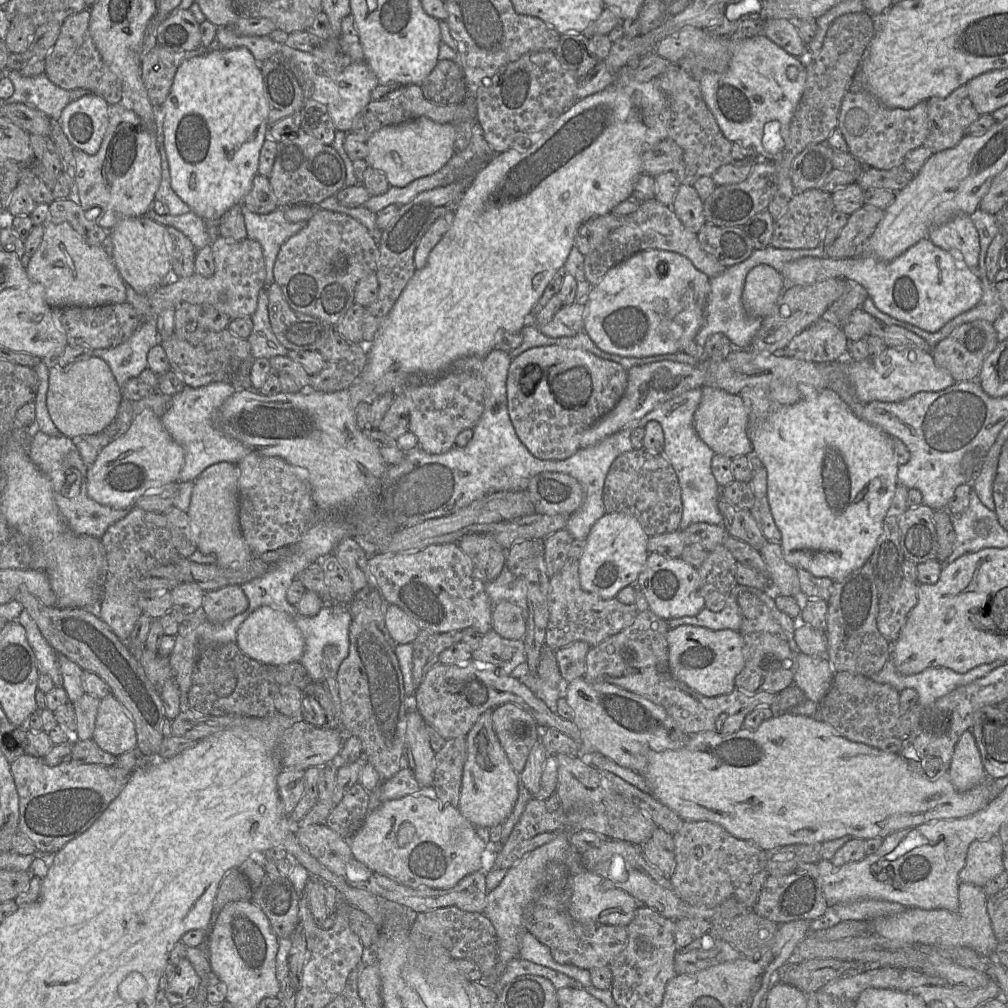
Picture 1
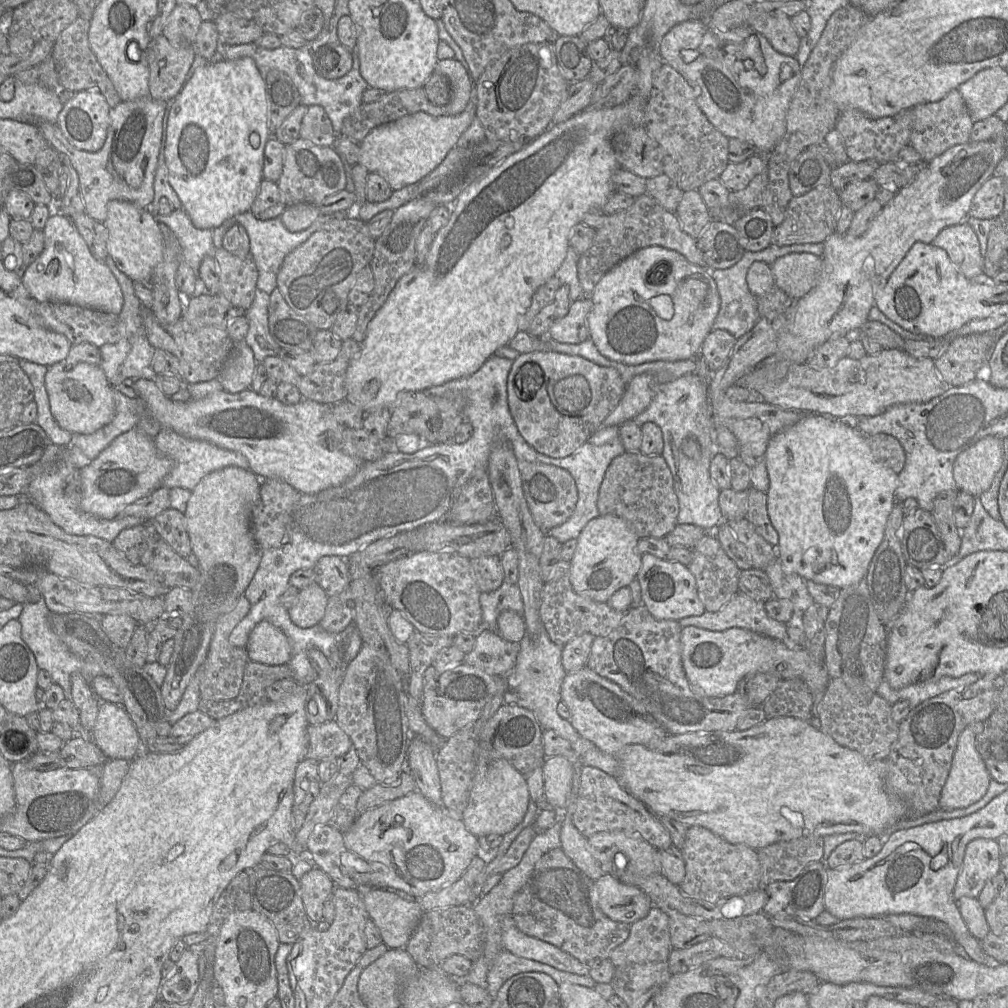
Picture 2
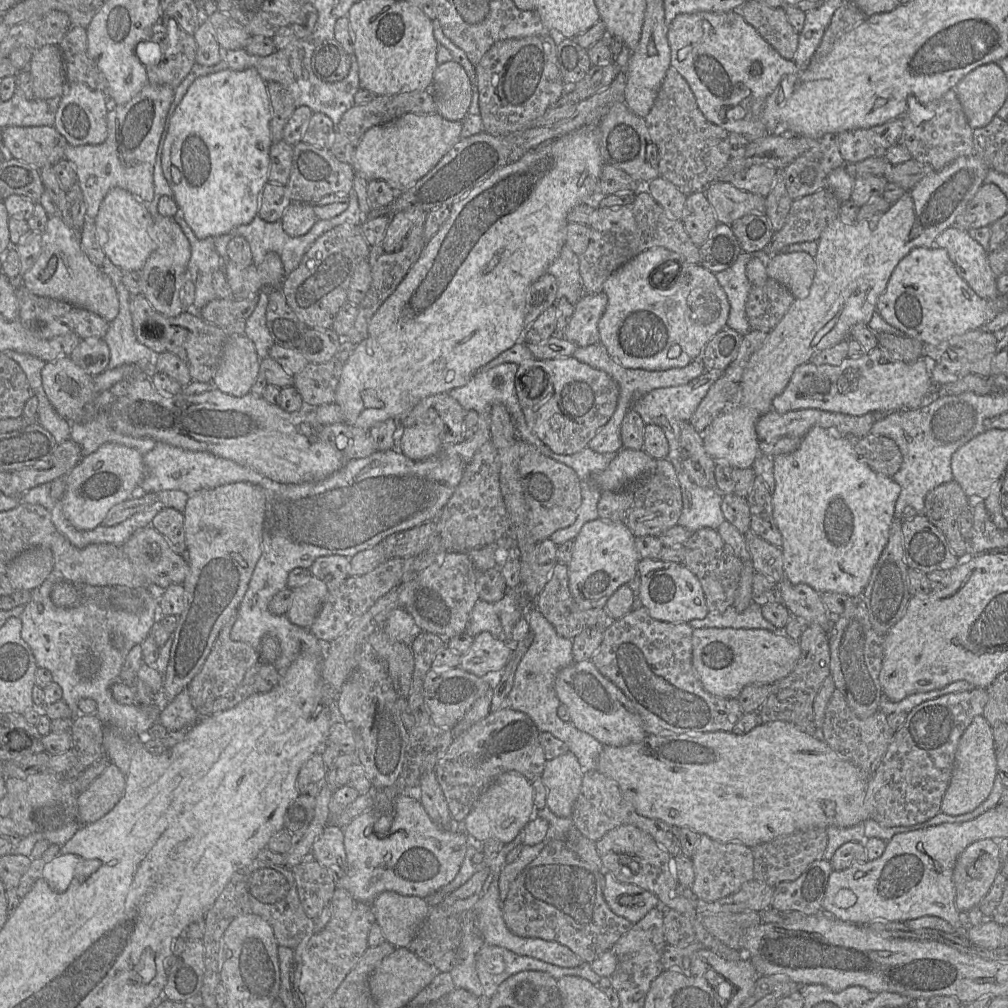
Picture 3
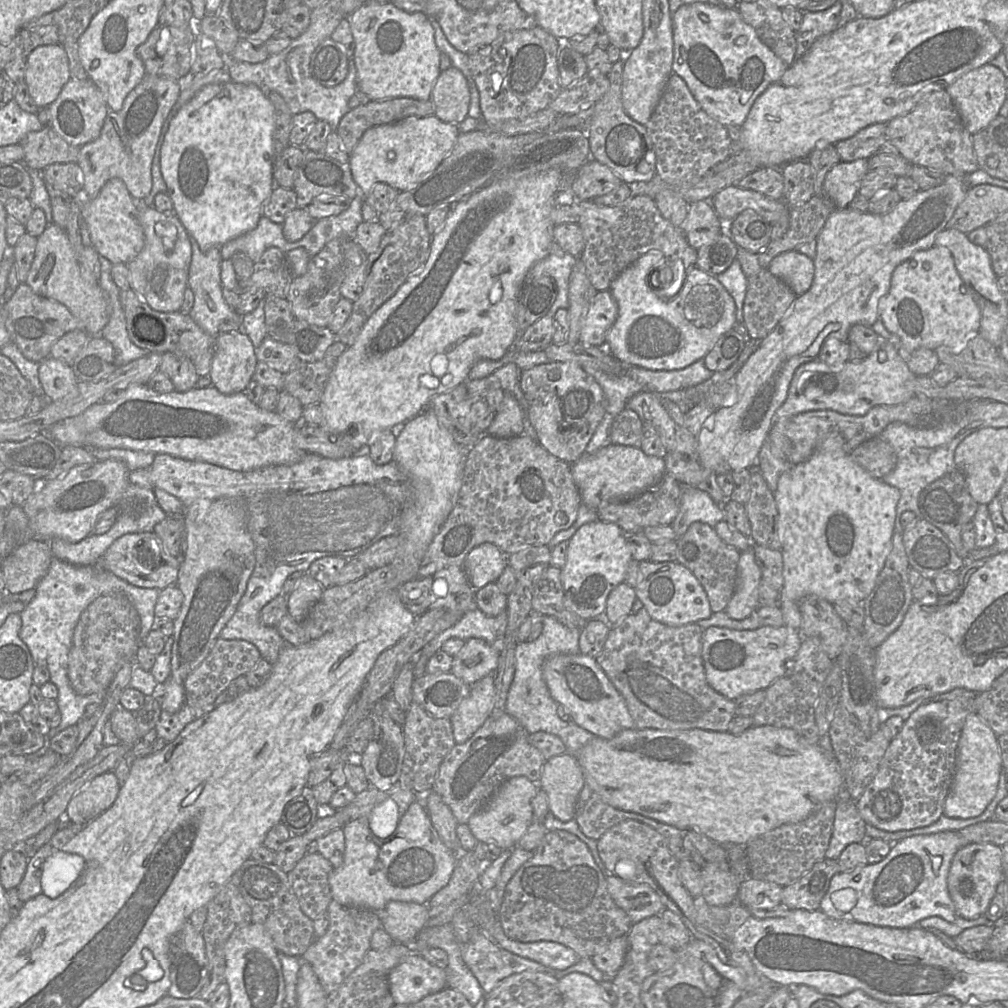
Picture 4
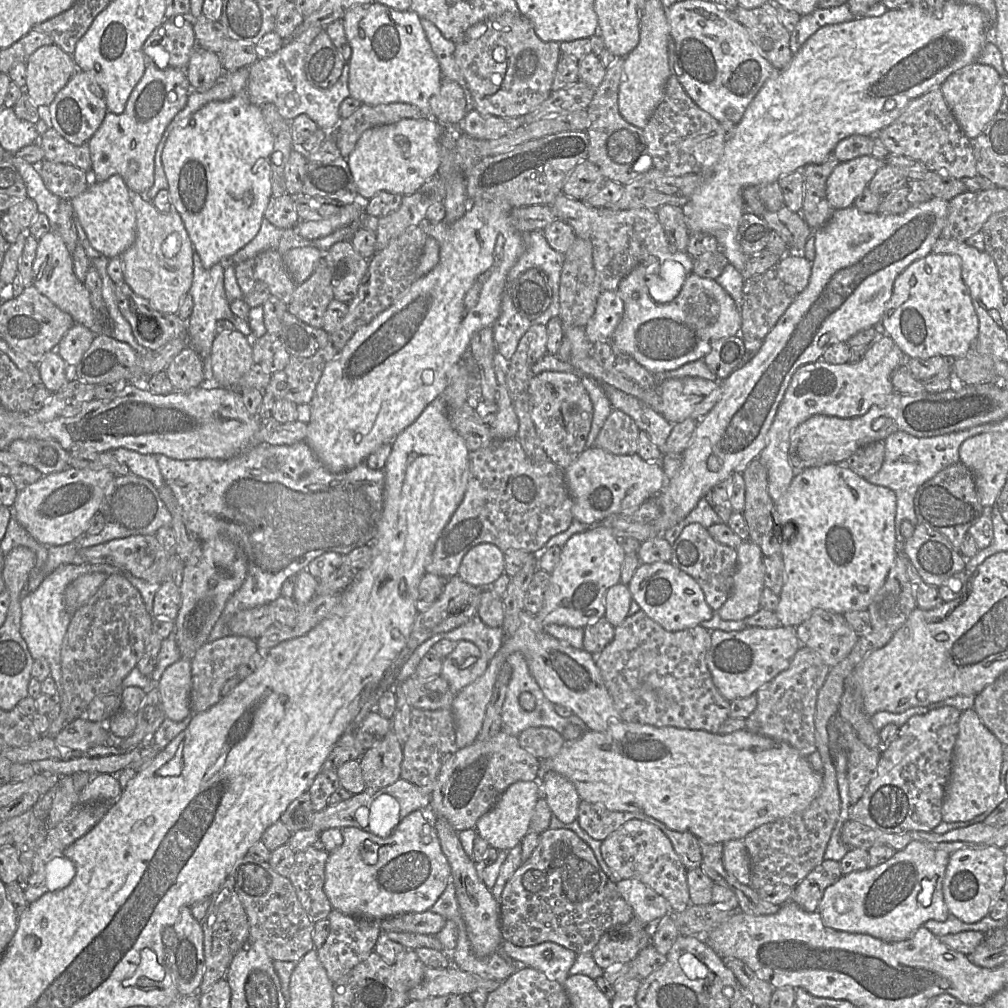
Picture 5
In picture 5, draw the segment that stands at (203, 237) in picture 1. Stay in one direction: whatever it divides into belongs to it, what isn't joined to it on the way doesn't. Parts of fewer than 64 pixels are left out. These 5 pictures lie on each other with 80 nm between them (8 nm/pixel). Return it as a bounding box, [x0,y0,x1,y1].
[187,252,253,359]

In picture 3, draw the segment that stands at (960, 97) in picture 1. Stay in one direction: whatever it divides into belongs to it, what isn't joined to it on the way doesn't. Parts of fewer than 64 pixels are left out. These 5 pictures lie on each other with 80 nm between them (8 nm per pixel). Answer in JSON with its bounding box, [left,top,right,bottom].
[900,89,973,171]

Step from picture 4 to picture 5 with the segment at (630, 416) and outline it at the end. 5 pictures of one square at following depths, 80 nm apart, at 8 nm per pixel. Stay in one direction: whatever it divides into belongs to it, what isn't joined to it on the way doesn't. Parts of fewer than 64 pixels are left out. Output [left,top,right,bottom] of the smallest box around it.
[595,410,640,455]

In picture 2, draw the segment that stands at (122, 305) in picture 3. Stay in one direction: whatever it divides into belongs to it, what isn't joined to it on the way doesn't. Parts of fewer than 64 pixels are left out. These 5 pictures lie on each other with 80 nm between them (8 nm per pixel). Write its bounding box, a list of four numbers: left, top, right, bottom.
[100,255,156,388]

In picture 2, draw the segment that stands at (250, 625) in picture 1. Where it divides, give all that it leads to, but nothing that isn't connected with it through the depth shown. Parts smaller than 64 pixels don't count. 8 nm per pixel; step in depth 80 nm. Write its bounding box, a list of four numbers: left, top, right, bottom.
[246,620,291,665]

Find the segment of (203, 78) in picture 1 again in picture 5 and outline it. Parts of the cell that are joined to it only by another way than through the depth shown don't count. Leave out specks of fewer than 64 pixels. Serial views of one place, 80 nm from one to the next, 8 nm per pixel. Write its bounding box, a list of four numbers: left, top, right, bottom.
[162,94,273,268]

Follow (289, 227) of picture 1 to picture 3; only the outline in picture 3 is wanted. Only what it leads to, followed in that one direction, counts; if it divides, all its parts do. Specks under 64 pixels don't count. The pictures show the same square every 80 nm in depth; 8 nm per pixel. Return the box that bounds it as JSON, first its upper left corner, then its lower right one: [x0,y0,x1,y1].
[215,189,365,277]

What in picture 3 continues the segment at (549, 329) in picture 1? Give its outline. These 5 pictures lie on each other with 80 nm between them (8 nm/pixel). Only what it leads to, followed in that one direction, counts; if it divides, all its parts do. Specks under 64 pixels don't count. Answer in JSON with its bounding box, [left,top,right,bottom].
[563,292,608,347]

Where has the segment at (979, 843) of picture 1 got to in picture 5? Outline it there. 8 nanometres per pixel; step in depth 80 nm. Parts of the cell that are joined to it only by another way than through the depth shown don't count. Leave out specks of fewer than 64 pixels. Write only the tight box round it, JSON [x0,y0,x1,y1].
[943,846,1007,923]

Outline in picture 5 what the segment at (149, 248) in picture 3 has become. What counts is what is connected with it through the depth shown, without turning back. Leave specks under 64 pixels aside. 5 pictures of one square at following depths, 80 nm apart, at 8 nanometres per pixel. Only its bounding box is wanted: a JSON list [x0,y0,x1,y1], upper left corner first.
[70,175,136,259]

